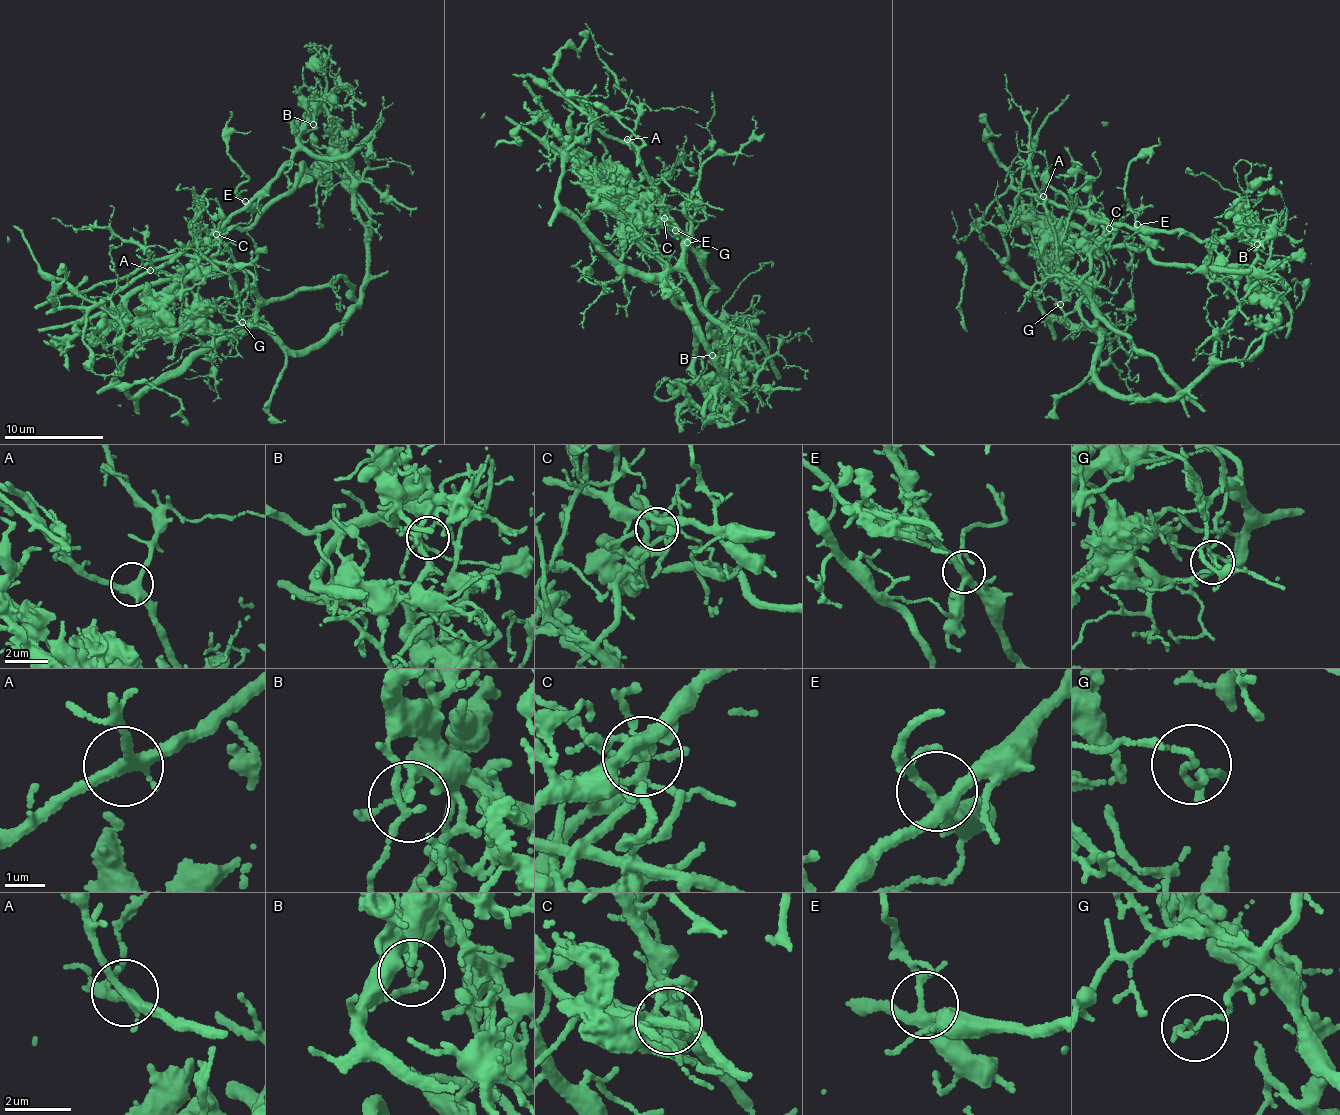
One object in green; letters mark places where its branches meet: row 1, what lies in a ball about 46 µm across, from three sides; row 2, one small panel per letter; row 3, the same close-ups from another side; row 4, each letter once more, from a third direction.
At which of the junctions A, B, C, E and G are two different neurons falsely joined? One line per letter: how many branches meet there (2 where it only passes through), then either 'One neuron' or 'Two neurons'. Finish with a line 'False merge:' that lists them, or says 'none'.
A: Branches: 3. One neuron
B: Branches: 1. One neuron
C: Branches: 5. Two neurons
E: Branches: 5. One neuron
G: Branches: 2. Two neurons
False merge: C, G

